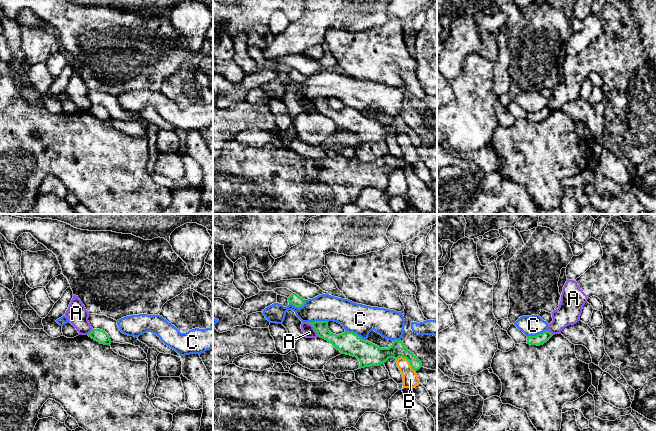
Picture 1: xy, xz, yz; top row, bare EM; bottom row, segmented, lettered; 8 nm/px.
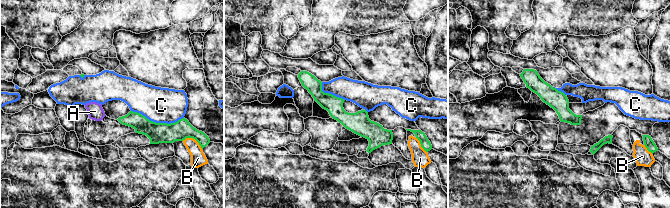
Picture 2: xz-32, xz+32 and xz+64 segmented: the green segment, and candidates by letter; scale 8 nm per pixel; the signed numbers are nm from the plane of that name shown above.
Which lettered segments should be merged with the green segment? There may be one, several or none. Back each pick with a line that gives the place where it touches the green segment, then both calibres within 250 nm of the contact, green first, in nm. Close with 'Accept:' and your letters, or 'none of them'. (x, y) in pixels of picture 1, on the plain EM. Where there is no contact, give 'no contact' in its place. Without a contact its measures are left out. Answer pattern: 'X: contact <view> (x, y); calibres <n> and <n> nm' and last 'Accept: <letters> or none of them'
Accept: none of them

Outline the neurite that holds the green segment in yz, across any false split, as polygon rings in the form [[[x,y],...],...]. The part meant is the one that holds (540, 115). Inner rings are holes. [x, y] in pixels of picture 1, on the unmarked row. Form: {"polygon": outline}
{"polygon": [[[548,106],[536,112],[527,112],[527,120],[530,121],[543,121],[553,112]]]}

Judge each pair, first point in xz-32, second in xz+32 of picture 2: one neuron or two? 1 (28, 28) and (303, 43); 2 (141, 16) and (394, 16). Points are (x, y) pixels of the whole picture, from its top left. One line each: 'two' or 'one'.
1: two
2: one

